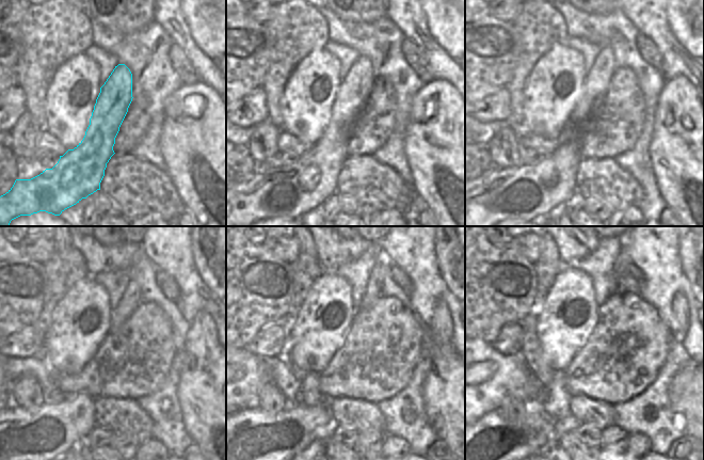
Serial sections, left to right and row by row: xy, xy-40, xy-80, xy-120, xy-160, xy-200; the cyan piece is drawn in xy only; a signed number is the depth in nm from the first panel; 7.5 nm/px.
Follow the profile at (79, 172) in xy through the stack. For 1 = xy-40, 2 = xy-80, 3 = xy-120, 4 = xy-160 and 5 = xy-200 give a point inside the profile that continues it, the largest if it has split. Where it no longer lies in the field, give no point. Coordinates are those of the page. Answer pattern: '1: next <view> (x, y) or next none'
1: next xy-40 (291, 191)
2: next xy-80 (530, 193)
3: next xy-120 (15, 443)
4: next xy-160 (251, 443)
5: next xy-200 (492, 443)

